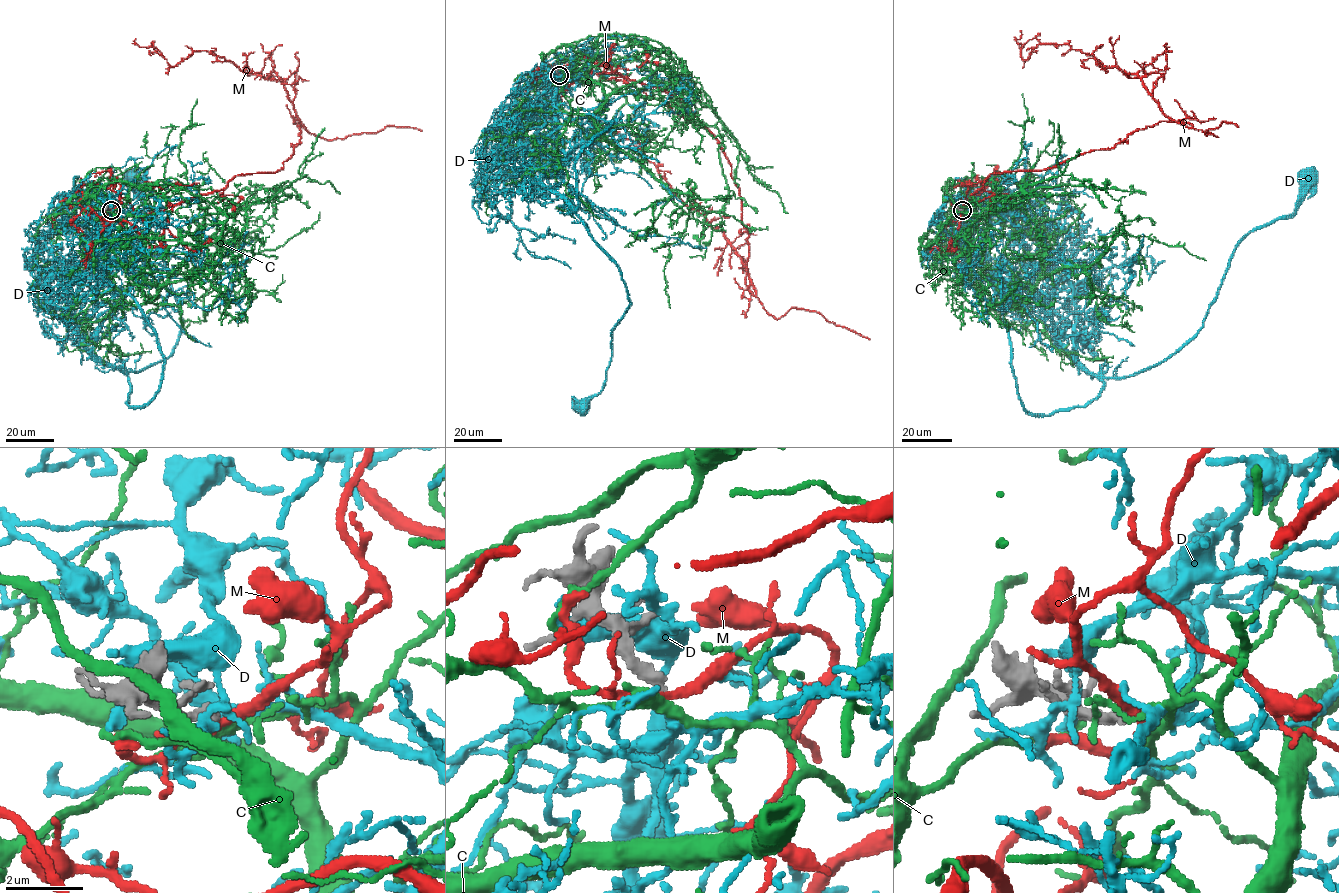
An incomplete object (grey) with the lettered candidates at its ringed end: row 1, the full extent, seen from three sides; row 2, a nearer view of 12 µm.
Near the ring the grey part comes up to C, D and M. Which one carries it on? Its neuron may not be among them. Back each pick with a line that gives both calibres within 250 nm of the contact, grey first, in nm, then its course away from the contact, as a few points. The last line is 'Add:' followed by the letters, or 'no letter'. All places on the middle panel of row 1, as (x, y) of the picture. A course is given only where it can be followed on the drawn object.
D: 320/190 nm | via (559, 75), (573, 73), (552, 89), (563, 156), (541, 181), (616, 265), (629, 304), (603, 387), (584, 403)
Add: D

